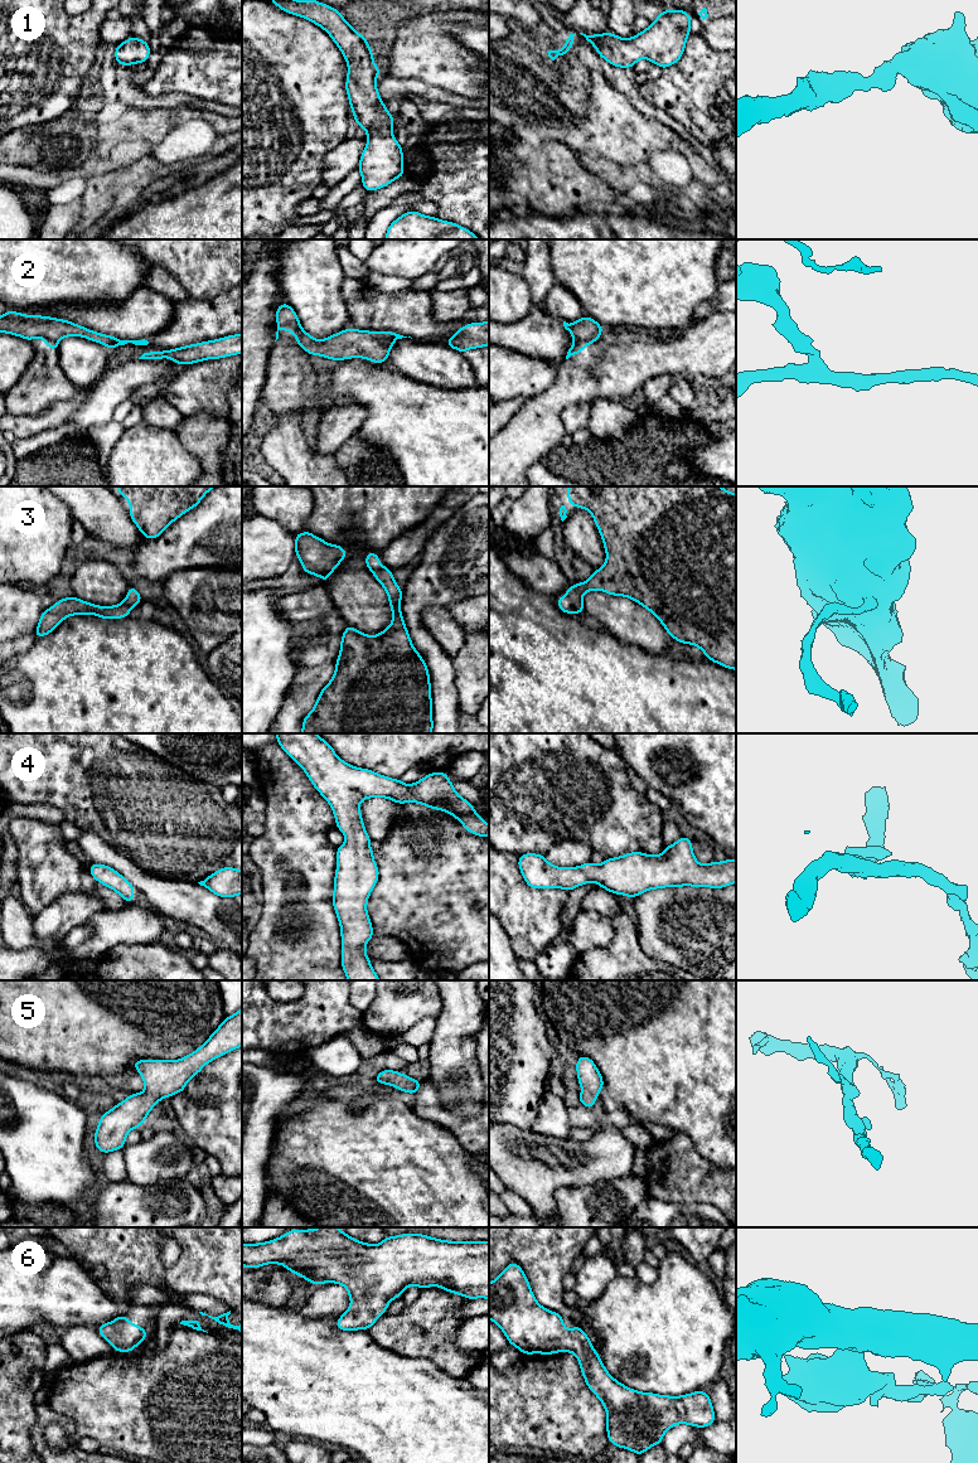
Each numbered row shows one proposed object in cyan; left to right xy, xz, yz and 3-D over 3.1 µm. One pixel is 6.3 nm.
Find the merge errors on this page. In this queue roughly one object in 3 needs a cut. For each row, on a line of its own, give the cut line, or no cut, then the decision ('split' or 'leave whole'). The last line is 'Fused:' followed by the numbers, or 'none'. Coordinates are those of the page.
1: no cut | leave whole
2: no cut | leave whole
3: no cut | leave whole
4: no cut | leave whole
5: no cut | leave whole
6: no cut | leave whole
Fused: none

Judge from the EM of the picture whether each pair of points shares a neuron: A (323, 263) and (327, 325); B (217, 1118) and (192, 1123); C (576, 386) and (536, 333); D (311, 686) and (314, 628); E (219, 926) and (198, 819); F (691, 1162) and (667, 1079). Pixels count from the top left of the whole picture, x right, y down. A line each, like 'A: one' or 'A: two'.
A: one
B: one
C: two
D: one
E: two
F: two

